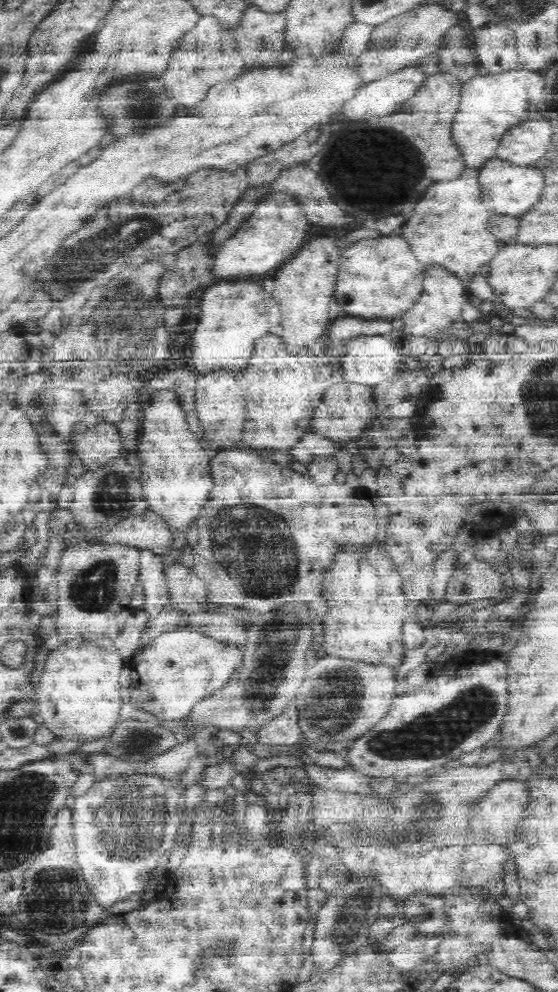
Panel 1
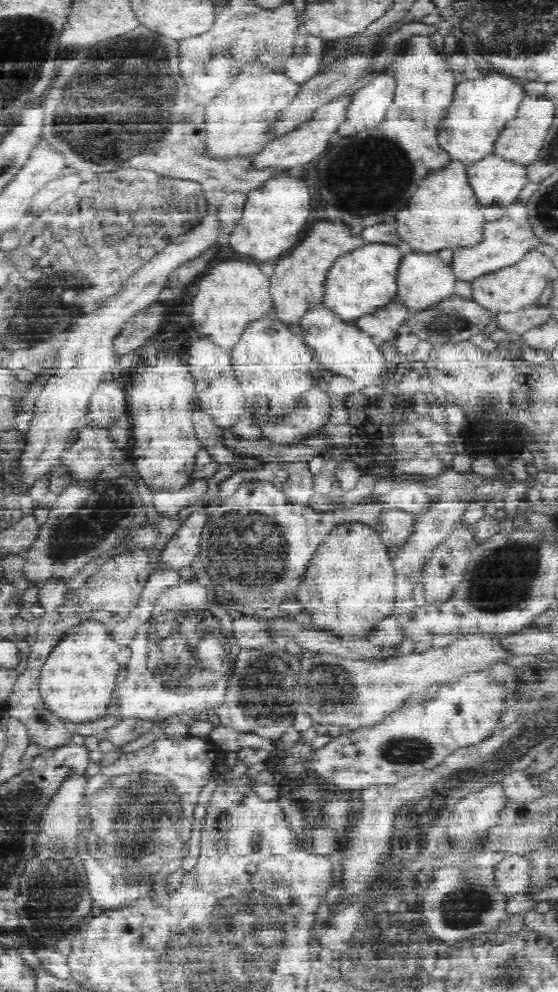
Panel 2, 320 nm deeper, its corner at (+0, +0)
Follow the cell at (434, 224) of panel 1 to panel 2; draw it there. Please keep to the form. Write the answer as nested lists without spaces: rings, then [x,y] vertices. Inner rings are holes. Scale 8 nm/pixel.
[[[453,159],[445,169],[430,174],[430,178],[426,178],[422,182],[418,192],[410,200],[410,204],[398,211],[394,225],[398,236],[404,242],[407,242],[411,252],[438,253],[440,250],[446,250],[446,248],[455,251],[456,249],[473,247],[482,242],[484,238],[483,230],[487,220],[483,211],[484,206],[480,204],[474,189],[470,186],[467,165],[467,163]]]

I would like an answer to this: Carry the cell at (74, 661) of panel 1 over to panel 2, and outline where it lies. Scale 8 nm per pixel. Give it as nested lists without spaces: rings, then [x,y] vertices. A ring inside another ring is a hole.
[[[100,621],[83,622],[61,637],[42,665],[38,688],[44,706],[68,726],[108,716],[106,709],[118,688],[116,676],[121,667],[114,658],[118,644],[110,634]]]

